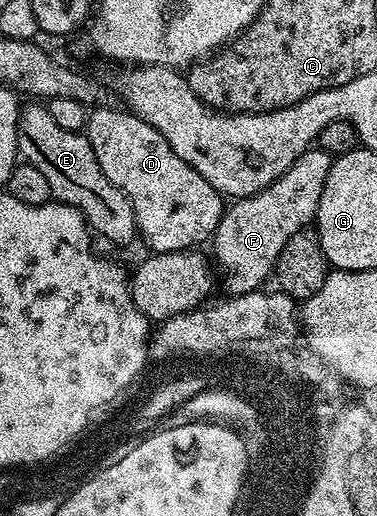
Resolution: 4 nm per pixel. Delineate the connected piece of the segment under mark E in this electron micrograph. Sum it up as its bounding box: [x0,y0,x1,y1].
[17,106,138,247]

